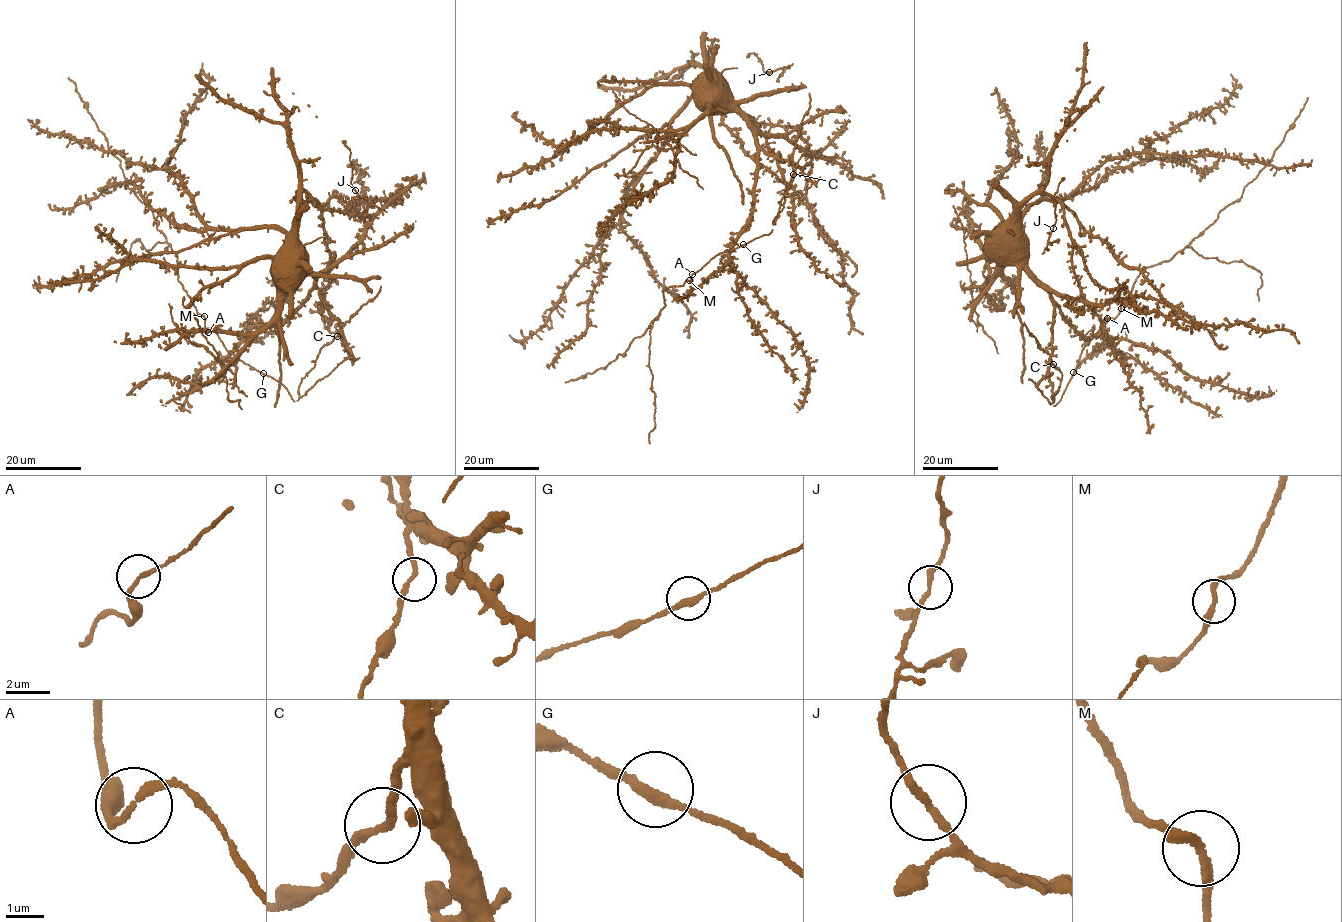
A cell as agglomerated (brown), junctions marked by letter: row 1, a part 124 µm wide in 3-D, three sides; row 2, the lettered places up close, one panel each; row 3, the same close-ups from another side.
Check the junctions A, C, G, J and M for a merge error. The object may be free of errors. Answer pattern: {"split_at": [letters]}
{"split_at": []}

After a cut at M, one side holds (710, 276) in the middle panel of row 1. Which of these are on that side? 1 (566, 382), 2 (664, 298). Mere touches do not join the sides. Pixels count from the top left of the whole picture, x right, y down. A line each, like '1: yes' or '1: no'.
1: no
2: no

